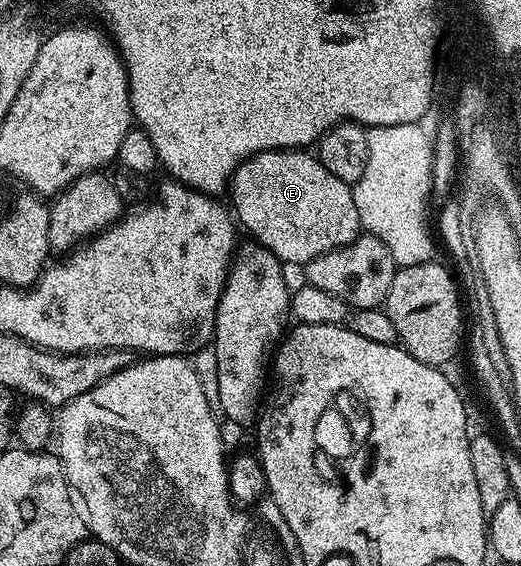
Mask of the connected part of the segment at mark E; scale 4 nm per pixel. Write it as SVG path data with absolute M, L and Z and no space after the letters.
M274 149L253 154L235 168L235 174L229 182L230 193L229 205L233 210L234 220L242 228L244 225L255 236L252 238L258 244L266 247L274 257L288 266L291 264L302 267L308 261L349 244L361 233L352 186L337 179L337 175L333 175L329 167L322 165L318 156L311 151Z

